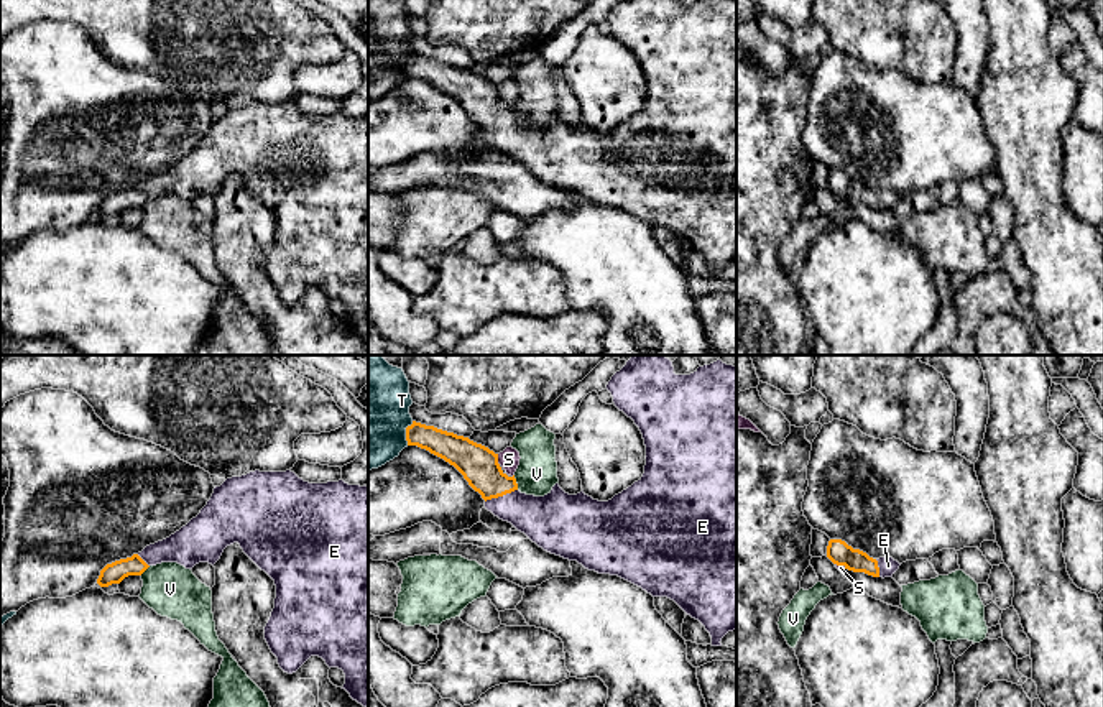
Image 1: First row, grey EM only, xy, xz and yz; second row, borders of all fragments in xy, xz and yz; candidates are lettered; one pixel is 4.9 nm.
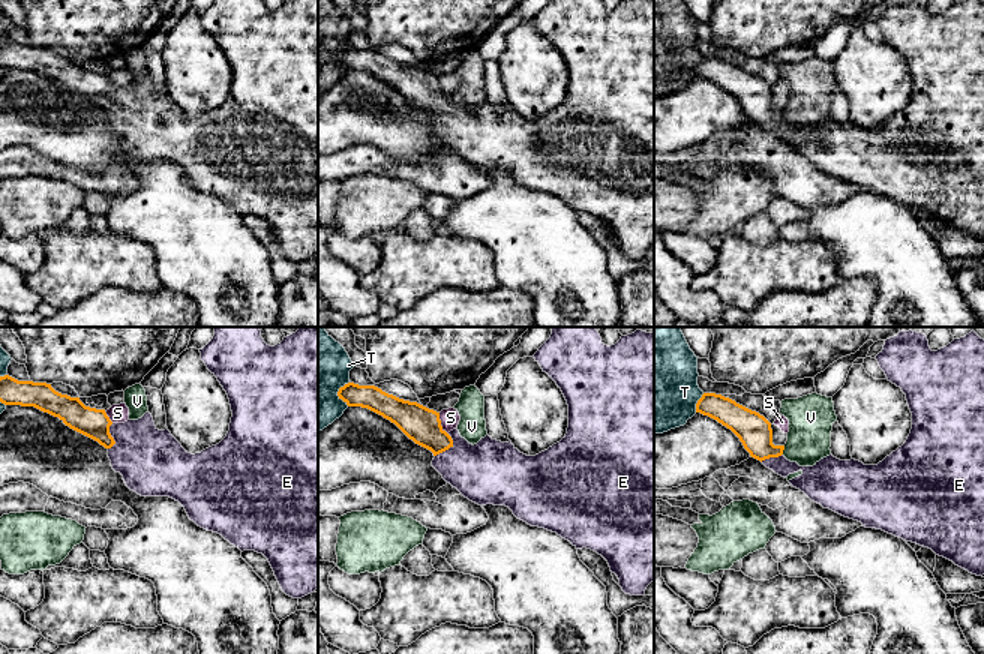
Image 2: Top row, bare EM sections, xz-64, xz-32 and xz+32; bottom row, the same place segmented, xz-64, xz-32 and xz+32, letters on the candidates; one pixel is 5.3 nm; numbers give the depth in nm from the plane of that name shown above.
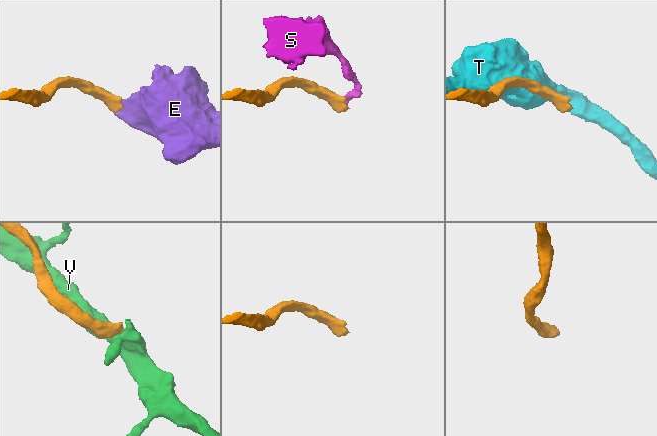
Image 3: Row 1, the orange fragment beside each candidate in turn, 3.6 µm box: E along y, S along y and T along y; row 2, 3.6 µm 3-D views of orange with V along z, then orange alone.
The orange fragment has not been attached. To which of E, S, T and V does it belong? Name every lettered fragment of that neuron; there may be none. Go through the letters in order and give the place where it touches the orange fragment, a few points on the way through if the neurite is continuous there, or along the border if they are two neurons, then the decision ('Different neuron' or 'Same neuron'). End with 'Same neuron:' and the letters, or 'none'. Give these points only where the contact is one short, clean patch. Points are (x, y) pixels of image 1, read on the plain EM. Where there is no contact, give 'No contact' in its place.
E: Touches orange at xz (500, 127). Path across: xz (479, 97), (500, 127), (510, 137), (544, 152). Same neuron
S: Touches orange at xz (497, 91). Boundary: xz (497, 86), (500, 96). Different neuron
T: Touches orange at xz (406, 64). Different neuron
V: Touches orange at xz (515, 114). Boundary: xz (513, 107), (518, 120). Different neuron
Same neuron: E

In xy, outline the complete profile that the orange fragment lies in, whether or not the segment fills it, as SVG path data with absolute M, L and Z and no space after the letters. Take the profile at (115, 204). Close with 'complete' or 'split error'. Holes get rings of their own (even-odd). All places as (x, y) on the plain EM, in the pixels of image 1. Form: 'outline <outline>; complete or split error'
outline M250 104L227 110L201 145L169 169L146 178L132 189L107 196L97 210L100 219L120 215L128 207L141 207L150 197L178 194L192 201L199 194L215 196L224 181L238 174L243 184L265 202L276 217L271 248L265 271L278 289L279 299L293 306L311 288L319 288L329 299L345 306L345 321L353 332L368 340L368 118L348 117L344 112L309 115L294 104Z; split error

